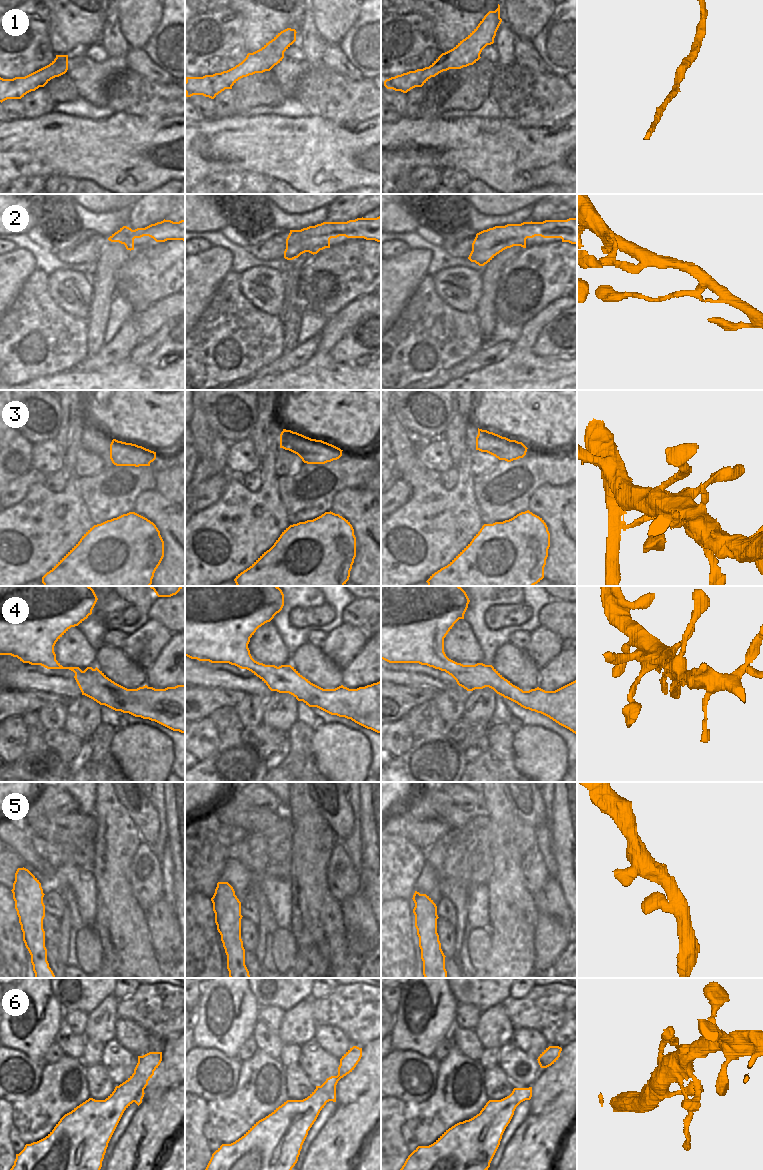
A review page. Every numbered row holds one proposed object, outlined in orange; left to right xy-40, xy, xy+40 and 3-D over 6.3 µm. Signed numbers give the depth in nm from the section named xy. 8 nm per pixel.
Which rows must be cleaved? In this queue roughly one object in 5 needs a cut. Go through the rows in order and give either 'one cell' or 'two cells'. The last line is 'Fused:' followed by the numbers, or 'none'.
1: one cell
2: two cells
3: two cells
4: one cell
5: one cell
6: one cell
Fused: 2, 3

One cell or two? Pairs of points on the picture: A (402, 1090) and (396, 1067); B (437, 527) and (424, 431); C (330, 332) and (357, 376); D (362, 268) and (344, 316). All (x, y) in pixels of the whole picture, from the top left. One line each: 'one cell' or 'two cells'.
A: one cell
B: two cells
C: one cell
D: two cells

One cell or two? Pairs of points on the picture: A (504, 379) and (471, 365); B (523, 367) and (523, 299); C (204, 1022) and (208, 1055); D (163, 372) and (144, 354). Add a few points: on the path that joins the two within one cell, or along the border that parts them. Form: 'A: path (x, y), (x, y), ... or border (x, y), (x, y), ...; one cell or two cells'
A: border (502, 360), (465, 373), (458, 378); two cells
B: border (542, 310), (538, 311), (521, 325); two cells
C: border (195, 1045), (216, 1048), (228, 1057); two cells
D: border (174, 355), (164, 357), (156, 365), (132, 363); two cells

